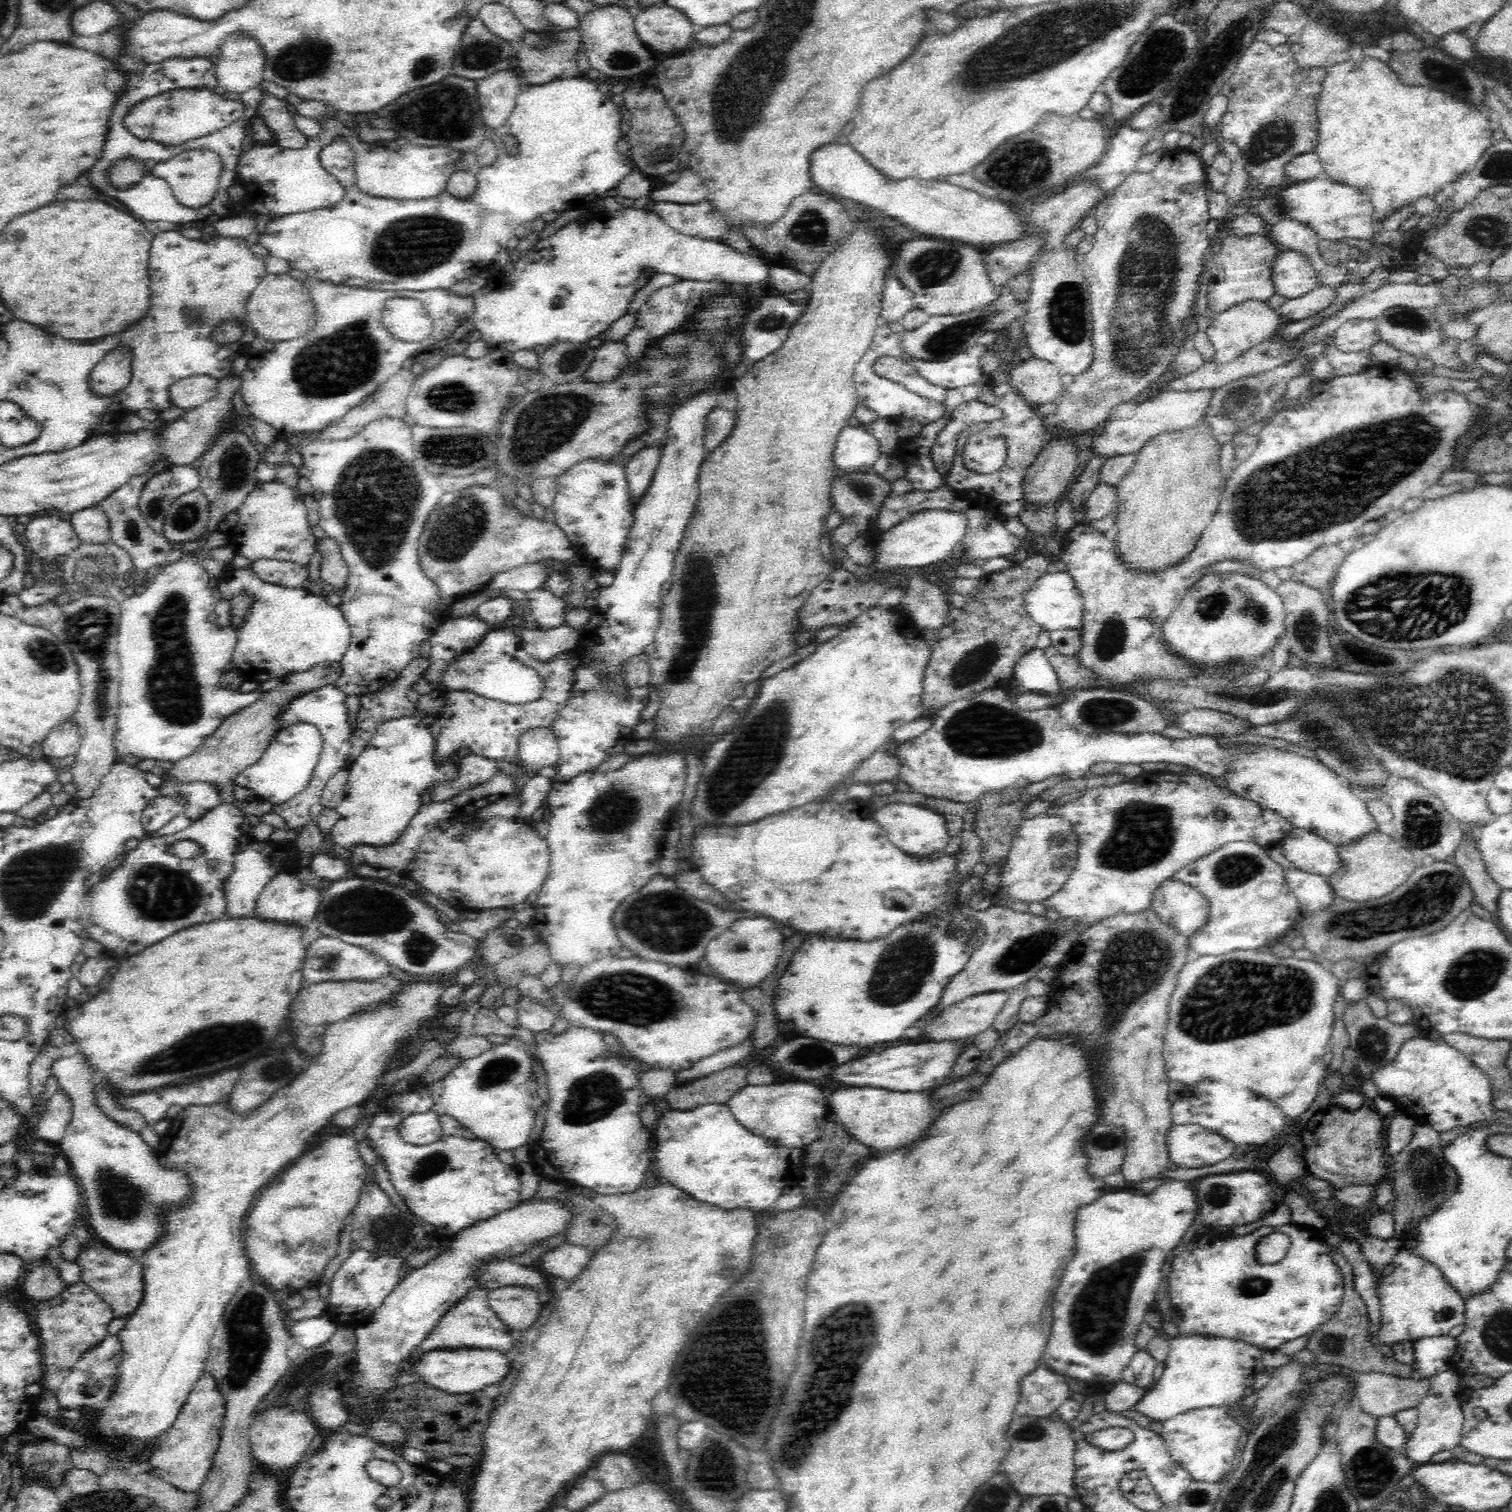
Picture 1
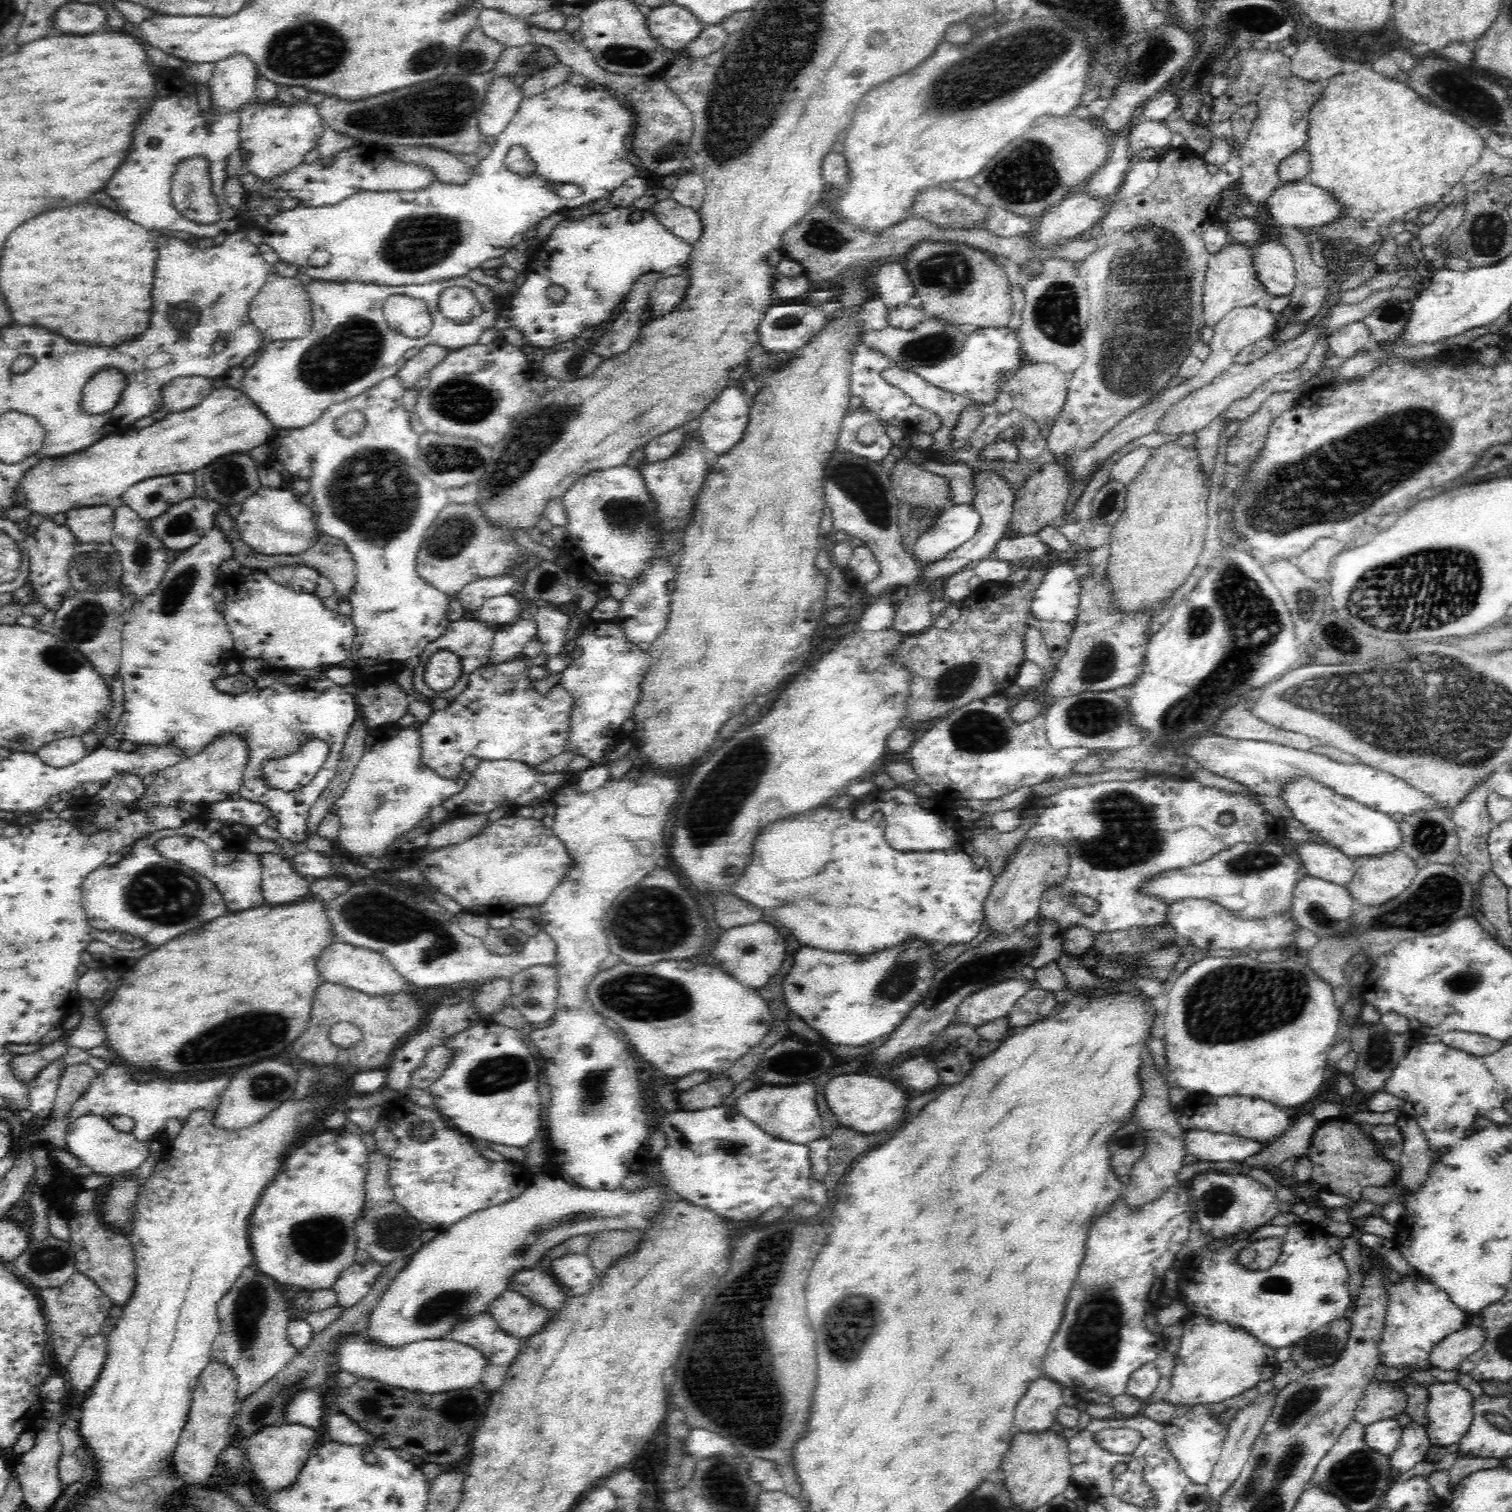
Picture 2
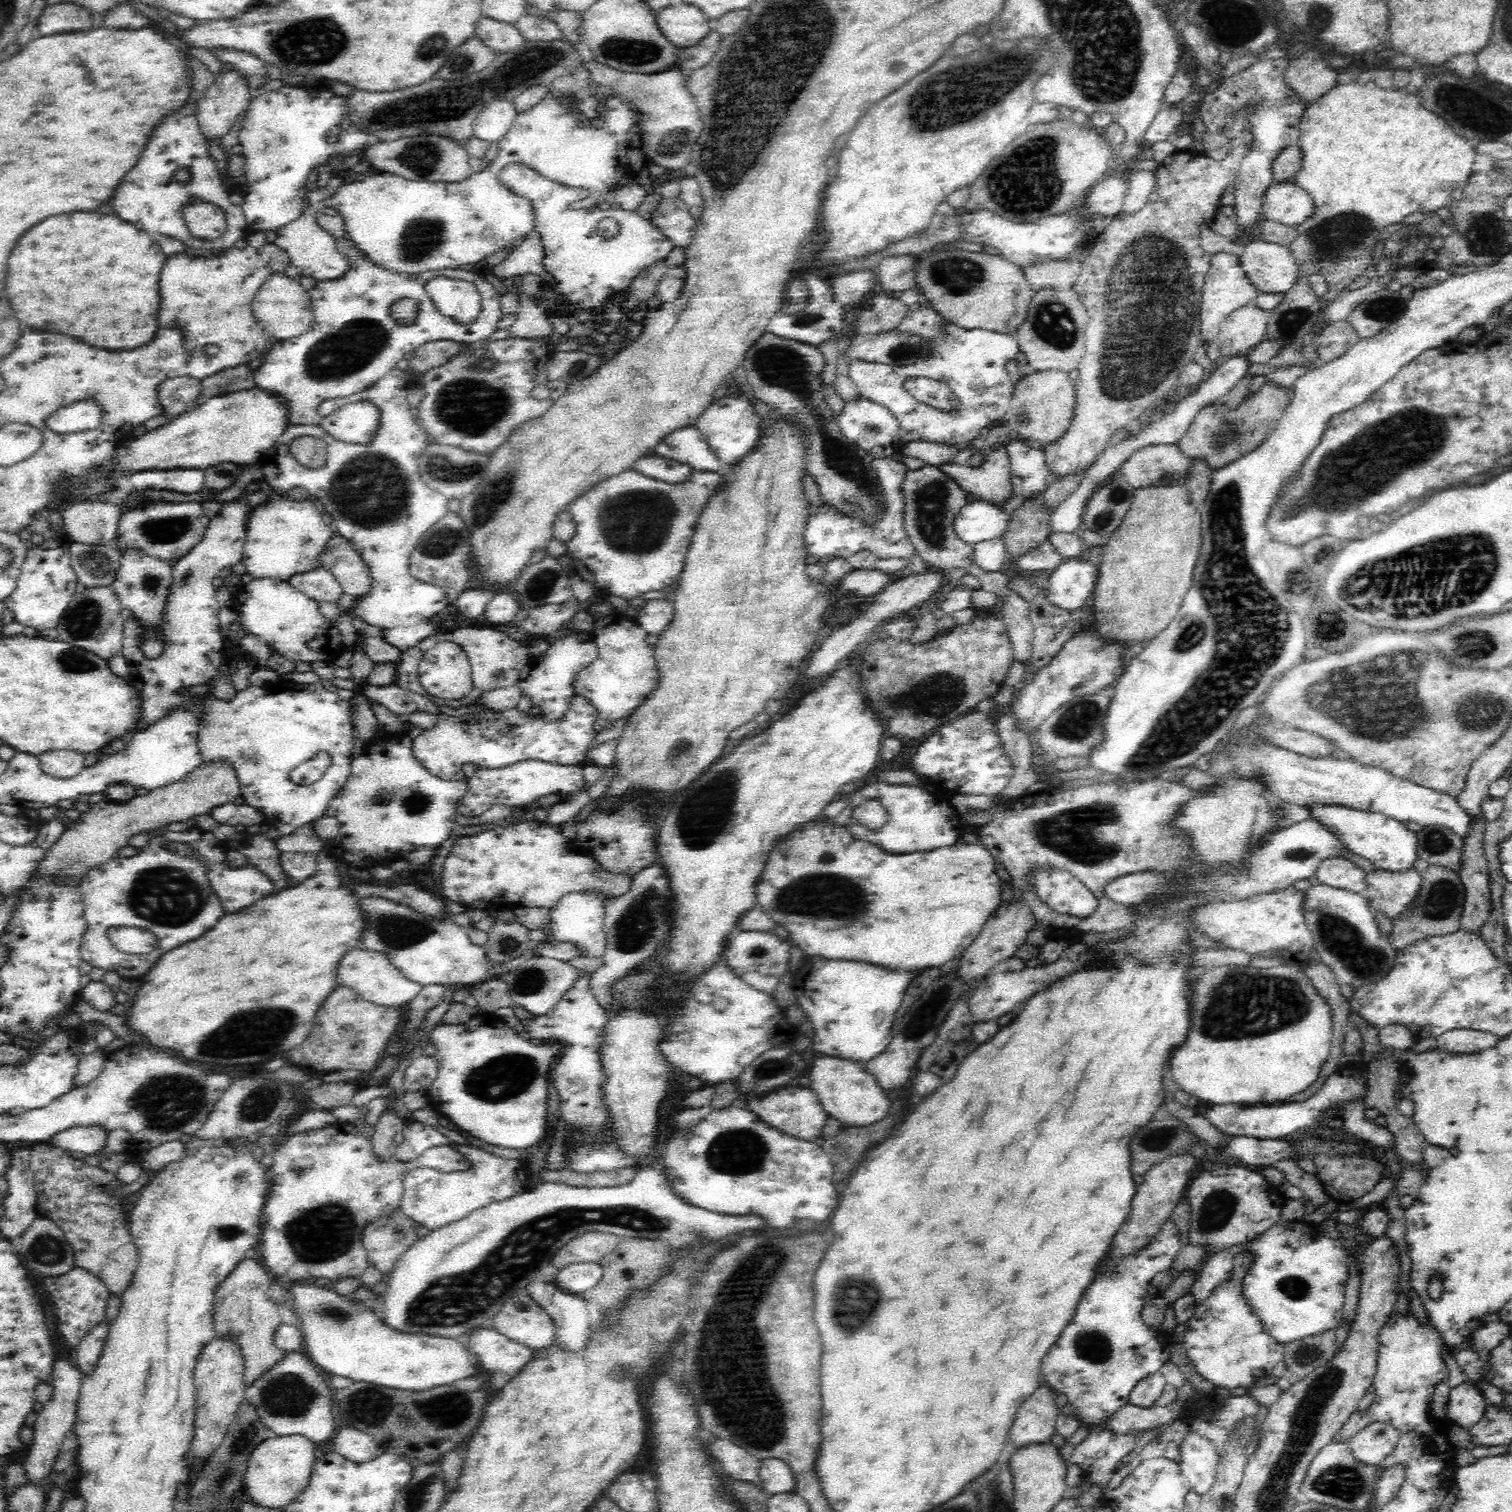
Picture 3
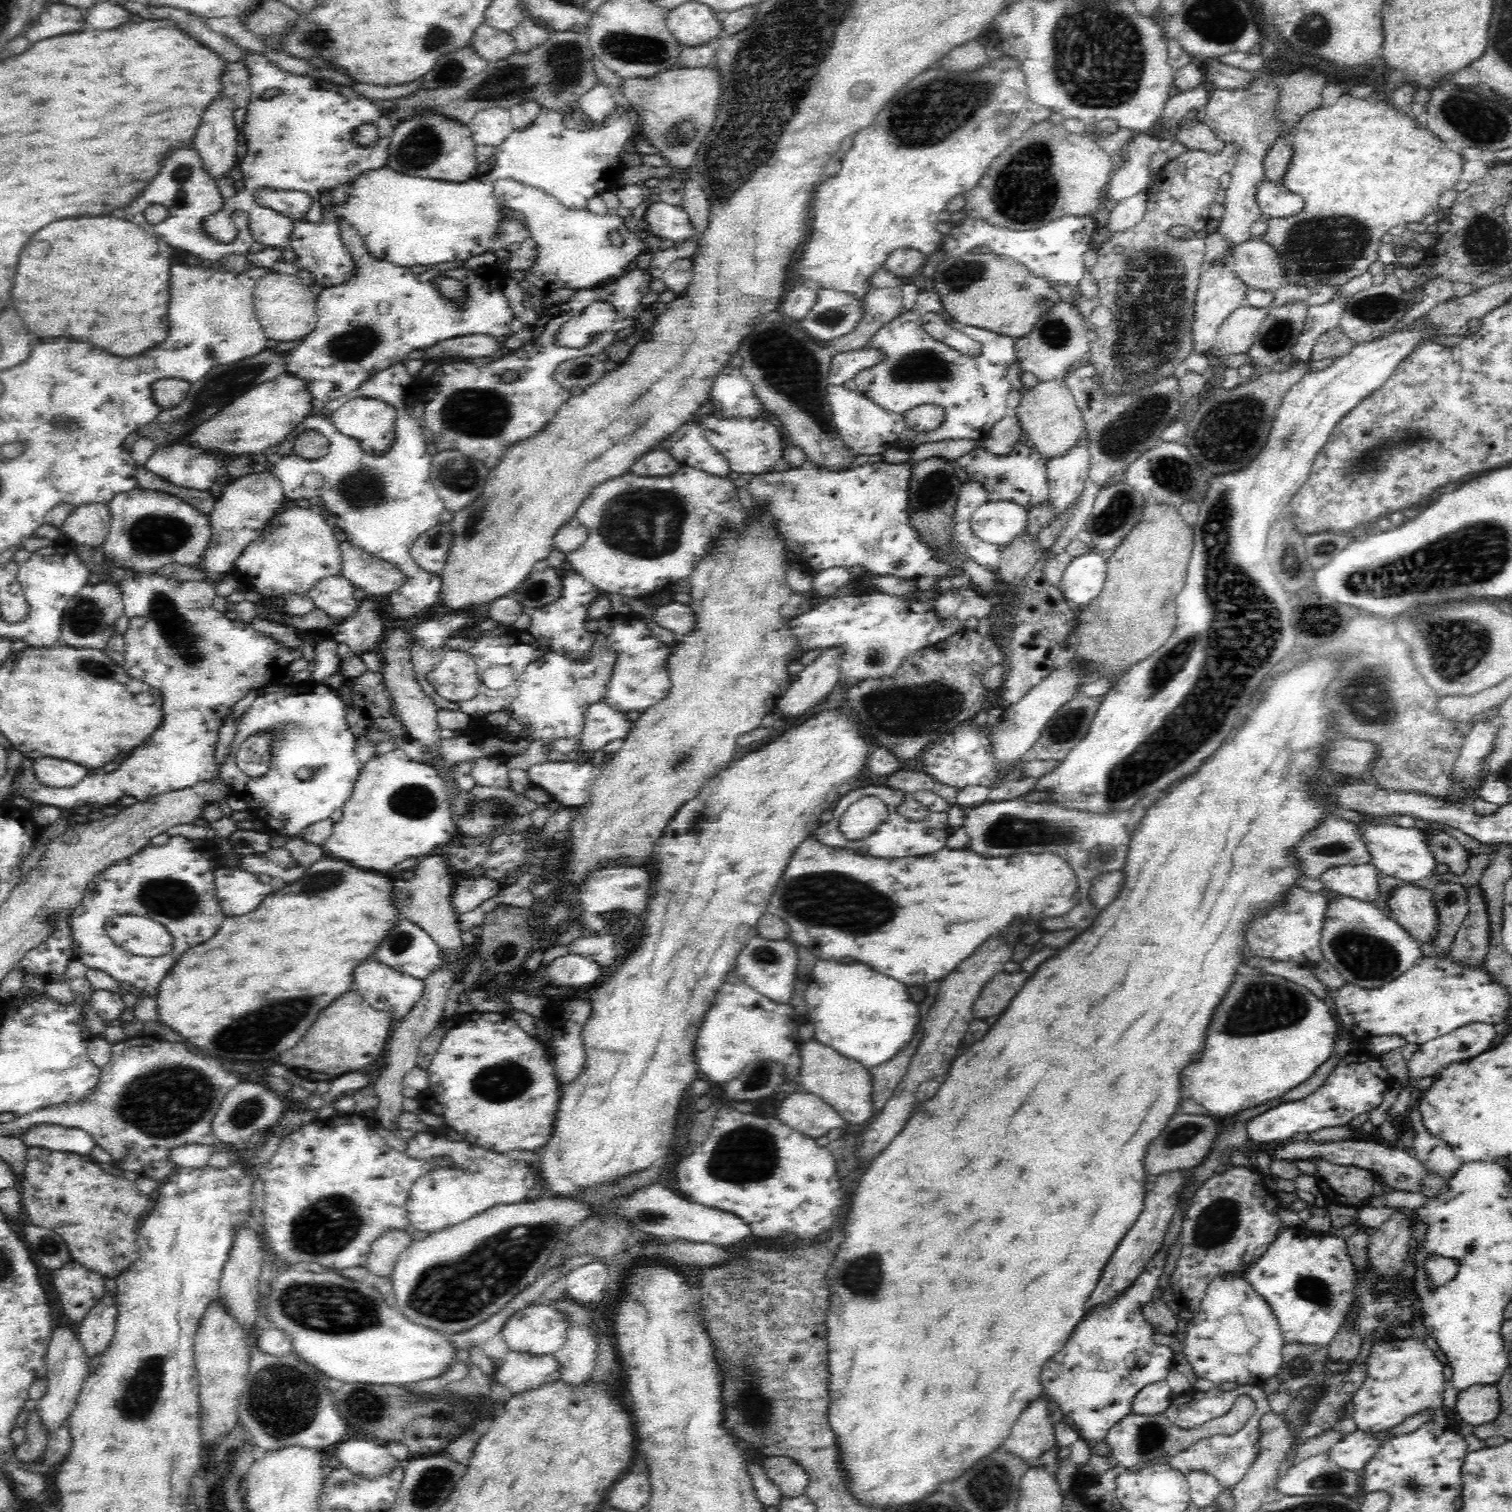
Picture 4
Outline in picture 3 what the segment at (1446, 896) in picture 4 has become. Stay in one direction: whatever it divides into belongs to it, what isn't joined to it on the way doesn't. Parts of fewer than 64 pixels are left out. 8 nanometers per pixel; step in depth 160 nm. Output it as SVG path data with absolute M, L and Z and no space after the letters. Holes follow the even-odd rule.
M1430 865L1422 872L1420 890L1409 907L1395 919L1392 918L1392 932L1389 943L1395 950L1406 948L1409 944L1429 936L1442 936L1461 928L1461 916L1465 903L1465 886L1460 875L1446 866Z

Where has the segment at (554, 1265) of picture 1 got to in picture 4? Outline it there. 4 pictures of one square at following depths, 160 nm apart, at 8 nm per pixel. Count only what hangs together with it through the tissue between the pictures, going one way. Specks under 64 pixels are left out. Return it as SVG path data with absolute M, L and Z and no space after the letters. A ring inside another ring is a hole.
M602 1260L584 1264L566 1273L566 1297L594 1304L606 1290L610 1275Z

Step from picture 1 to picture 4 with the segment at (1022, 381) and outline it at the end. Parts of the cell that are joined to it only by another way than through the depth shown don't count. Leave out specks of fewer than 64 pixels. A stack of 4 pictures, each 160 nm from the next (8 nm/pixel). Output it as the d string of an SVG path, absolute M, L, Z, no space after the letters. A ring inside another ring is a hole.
M1070 369L1056 378L1039 380L1036 386L1024 391L1020 396L1016 411L1013 412L1022 432L1028 436L1029 443L1047 459L1066 452L1086 432L1083 416L1066 383L1068 374L1070 374Z

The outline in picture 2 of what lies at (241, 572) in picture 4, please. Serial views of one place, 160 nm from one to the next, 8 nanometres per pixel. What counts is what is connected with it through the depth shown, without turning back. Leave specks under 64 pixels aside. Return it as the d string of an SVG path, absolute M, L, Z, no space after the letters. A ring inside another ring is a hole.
M261 486L254 494L245 498L236 520L236 530L240 540L255 553L266 556L300 555L306 553L319 537L317 522L312 518L312 510L300 504L287 486L274 488Z

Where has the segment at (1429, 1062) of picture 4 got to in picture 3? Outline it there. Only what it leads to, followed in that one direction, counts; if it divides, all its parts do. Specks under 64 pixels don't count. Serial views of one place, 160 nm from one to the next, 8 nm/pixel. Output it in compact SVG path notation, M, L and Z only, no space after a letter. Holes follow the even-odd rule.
M1455 1029L1436 1038L1434 1049L1453 1053L1472 1054L1496 1046L1499 1038L1478 1030Z

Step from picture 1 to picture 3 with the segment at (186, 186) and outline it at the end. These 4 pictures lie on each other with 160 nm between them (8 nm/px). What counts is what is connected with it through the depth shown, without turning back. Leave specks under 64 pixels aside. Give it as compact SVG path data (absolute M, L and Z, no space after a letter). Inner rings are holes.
M198 197L190 199L182 206L181 215L184 217L190 234L198 238L215 239L226 232L224 210Z

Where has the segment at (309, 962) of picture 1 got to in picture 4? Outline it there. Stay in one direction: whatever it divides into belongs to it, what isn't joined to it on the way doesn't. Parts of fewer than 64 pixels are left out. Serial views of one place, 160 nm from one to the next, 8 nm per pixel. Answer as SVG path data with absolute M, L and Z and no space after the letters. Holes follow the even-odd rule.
M374 956L365 958L354 966L351 977L351 988L358 991L362 999L375 1010L388 1012L395 1023L402 1020L422 998L423 980L402 973L400 970L378 961Z

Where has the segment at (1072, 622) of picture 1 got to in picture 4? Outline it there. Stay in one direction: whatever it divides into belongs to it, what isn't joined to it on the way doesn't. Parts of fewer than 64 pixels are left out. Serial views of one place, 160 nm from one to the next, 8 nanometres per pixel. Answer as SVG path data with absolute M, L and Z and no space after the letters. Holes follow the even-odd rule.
M1093 549L1087 554L1073 558L1068 567L1063 570L1059 583L1059 590L1066 602L1079 609L1090 604L1100 595L1106 582L1106 559L1107 554L1100 555Z

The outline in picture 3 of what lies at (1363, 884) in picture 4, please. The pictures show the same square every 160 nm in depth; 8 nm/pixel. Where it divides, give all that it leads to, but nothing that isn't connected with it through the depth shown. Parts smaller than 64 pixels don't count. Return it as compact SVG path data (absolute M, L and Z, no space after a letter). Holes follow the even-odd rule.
M1338 855L1322 859L1316 867L1314 876L1325 885L1364 894L1365 874L1362 867Z

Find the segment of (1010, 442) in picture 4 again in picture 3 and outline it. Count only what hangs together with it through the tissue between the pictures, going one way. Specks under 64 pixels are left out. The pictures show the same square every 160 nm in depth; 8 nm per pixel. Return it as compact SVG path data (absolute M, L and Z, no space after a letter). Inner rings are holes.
M1003 443L988 454L980 467L948 462L941 464L939 469L957 482L968 495L974 495L984 502L991 502L994 506L999 506L1010 513L1006 508L1012 496L1010 466Z

